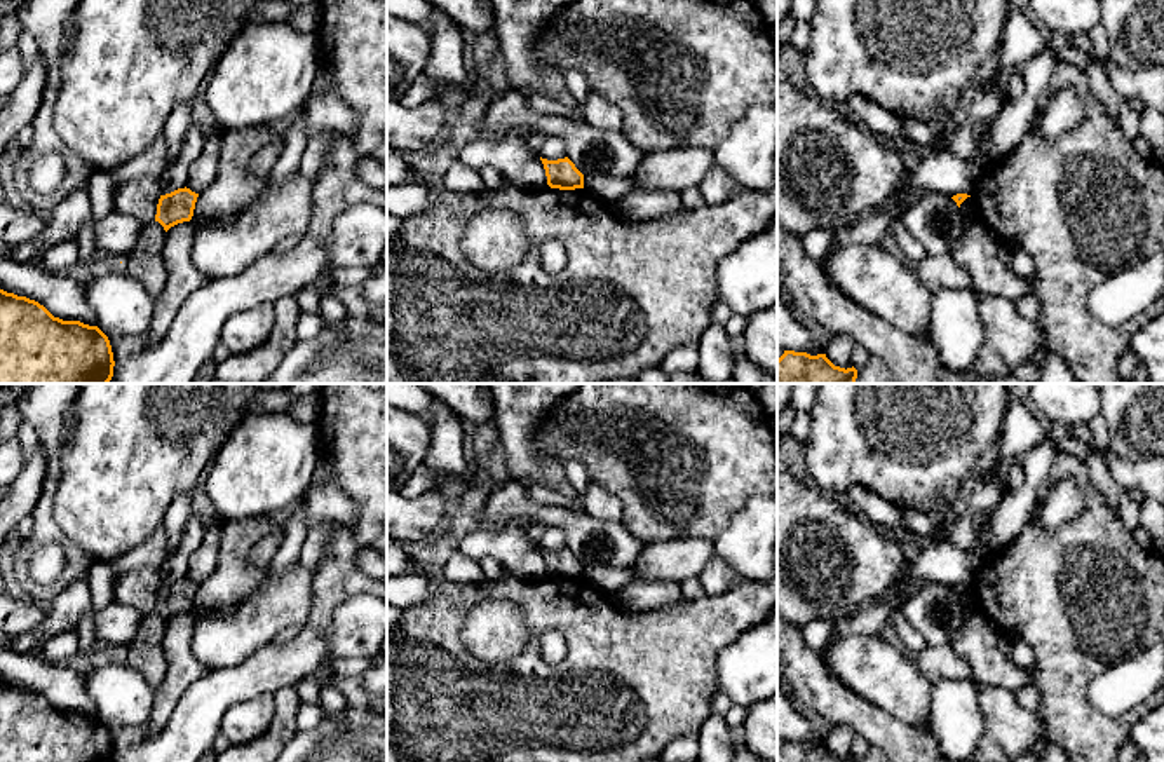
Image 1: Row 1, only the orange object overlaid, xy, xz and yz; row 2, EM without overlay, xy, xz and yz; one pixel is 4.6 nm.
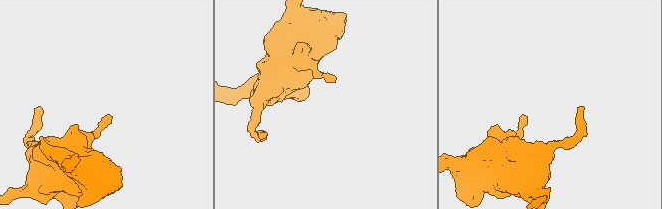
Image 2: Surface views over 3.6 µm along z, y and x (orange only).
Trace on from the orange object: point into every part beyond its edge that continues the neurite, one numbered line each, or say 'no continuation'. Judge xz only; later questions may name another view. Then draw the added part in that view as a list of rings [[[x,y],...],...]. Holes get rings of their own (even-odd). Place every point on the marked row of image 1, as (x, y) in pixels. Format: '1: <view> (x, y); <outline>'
no continuation

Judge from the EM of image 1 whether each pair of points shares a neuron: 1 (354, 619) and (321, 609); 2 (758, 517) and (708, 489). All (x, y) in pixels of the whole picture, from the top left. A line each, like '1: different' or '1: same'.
1: different
2: different

